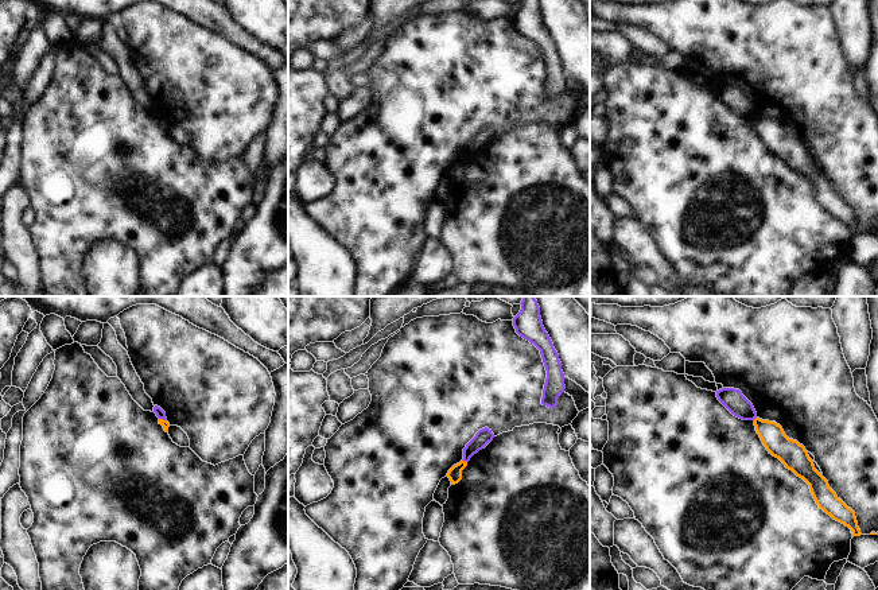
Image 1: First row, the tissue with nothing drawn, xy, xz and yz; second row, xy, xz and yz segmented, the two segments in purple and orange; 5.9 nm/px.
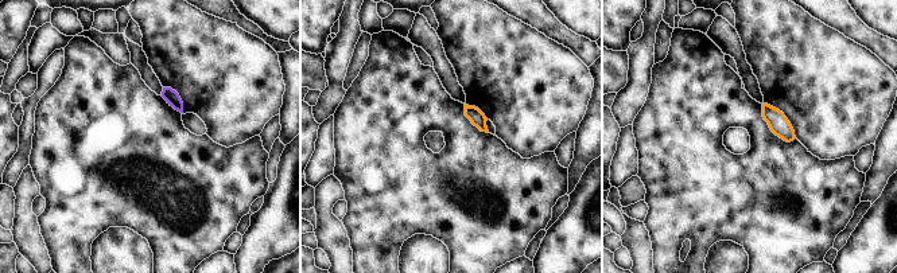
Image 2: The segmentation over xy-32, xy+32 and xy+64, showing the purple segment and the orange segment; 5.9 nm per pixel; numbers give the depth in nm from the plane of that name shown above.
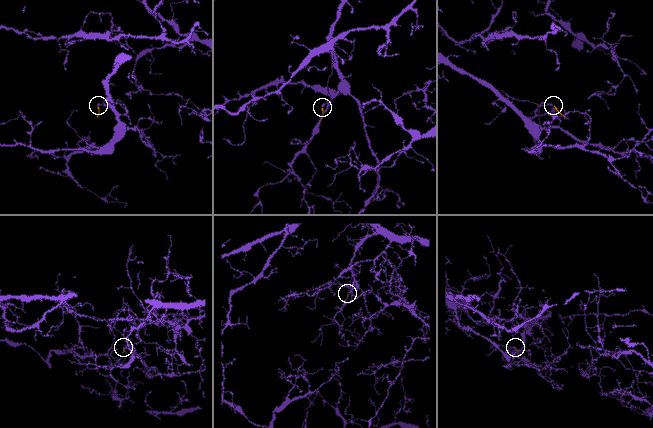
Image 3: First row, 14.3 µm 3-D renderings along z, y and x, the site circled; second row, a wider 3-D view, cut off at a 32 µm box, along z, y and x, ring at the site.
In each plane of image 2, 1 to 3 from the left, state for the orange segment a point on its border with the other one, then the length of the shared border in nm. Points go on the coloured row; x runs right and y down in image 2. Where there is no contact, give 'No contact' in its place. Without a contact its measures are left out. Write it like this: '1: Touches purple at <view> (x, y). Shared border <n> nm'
1: No contact
2: No contact
3: No contact

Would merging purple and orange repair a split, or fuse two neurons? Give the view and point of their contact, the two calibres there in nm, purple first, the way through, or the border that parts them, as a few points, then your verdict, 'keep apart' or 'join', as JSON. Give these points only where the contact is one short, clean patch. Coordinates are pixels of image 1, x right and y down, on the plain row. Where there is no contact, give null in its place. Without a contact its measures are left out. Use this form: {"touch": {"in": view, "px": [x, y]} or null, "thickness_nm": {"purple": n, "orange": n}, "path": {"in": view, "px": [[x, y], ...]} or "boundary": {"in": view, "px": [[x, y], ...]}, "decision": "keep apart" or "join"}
{"touch": {"in": "xz", "px": [465, 159]}, "thickness_nm": {"purple": 90, "orange": 80}, "boundary": {"in": "xz", "px": [[462, 158], [466, 160]]}, "decision": "keep apart"}

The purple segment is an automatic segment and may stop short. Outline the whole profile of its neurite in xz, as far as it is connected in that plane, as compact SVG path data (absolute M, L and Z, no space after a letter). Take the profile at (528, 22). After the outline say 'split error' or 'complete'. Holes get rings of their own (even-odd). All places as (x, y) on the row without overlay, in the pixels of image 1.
M521 0L520 3L521 8L513 16L513 24L520 35L529 39L540 48L547 69L541 102L555 106L558 104L558 96L566 88L559 53L543 24L537 0Z; complete

